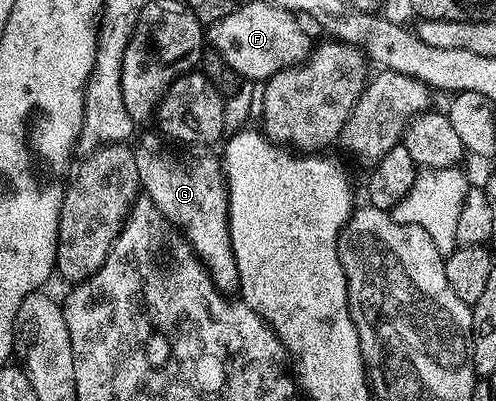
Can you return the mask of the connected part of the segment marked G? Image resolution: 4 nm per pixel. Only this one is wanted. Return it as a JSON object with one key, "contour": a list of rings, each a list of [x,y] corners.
{"contour":[[[146,133],[142,138],[139,136],[138,145],[133,146],[141,192],[150,197],[152,203],[156,203],[158,210],[182,230],[182,234],[209,271],[217,289],[227,295],[233,294],[238,289],[240,271],[236,271],[236,255],[232,255],[230,227],[226,220],[226,174],[222,171],[222,162],[217,156],[177,157],[176,154],[162,149],[163,138],[155,133]]]}

